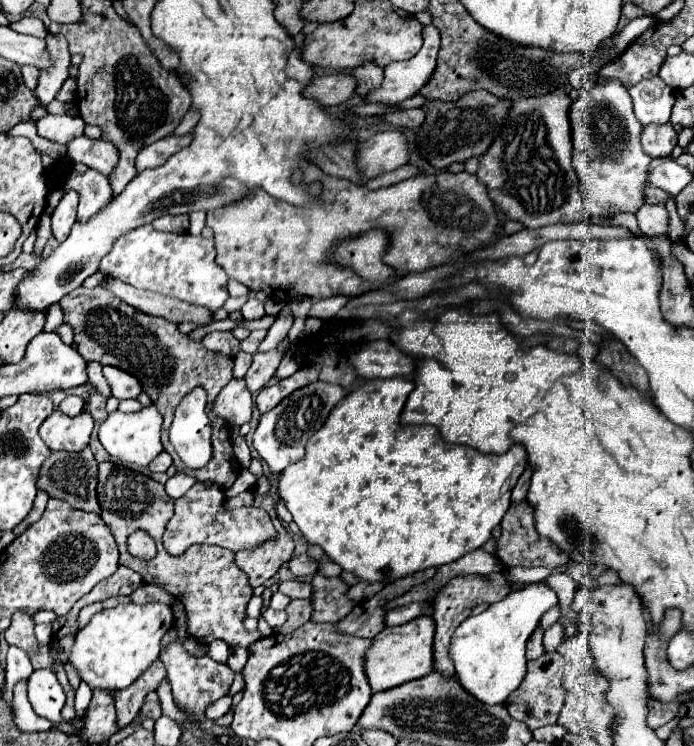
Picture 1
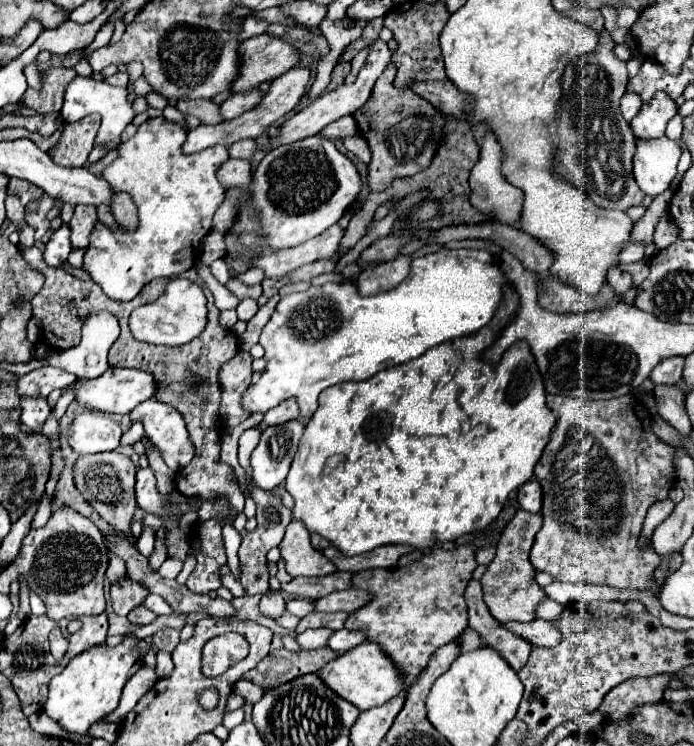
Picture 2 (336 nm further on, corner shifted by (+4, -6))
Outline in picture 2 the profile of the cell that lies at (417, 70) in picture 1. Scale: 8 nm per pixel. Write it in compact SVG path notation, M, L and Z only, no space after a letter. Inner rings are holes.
M379 38L371 40L371 42L367 44L367 48L369 48L367 62L365 62L365 66L359 70L355 82L353 82L353 84L343 84L343 86L339 86L339 88L333 90L333 92L321 94L319 98L315 98L313 102L309 102L303 110L299 110L295 116L291 116L289 120L285 120L285 122L279 126L279 134L269 140L271 148L277 148L277 146L281 146L281 144L293 144L293 142L297 142L297 140L315 136L315 134L317 134L323 126L327 126L329 122L333 122L333 120L337 120L337 118L341 118L341 116L353 114L355 110L359 110L359 108L369 100L375 80L381 76L381 72L385 70L385 66L391 62L391 50L389 50L387 44L385 44L383 40L379 40Z

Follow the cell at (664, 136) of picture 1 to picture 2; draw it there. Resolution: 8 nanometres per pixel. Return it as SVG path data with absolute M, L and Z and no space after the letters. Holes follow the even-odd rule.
M655 94L653 102L643 102L641 110L629 124L637 138L657 138L665 134L665 126L675 114L675 100L671 100L667 94Z

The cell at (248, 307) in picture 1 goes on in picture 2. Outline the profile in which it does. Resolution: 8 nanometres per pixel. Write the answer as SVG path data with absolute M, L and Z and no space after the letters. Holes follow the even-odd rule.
M243 298L235 310L237 310L239 320L249 322L249 320L251 320L251 318L257 314L259 306L257 306L257 300L253 300L253 298Z

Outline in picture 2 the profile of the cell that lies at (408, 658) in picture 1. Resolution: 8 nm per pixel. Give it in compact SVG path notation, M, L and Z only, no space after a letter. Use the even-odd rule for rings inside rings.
M363 642L357 648L351 648L343 654L339 654L335 660L327 662L319 672L319 678L323 678L325 686L329 686L337 696L345 698L359 710L369 710L375 706L383 706L387 700L391 700L401 688L403 688L403 676L395 668L395 664L383 654L383 650L373 642Z

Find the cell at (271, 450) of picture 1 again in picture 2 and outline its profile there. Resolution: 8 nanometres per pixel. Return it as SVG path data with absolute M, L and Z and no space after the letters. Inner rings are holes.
M299 420L263 430L261 440L251 454L251 478L257 488L273 490L287 478L303 430L305 426Z

